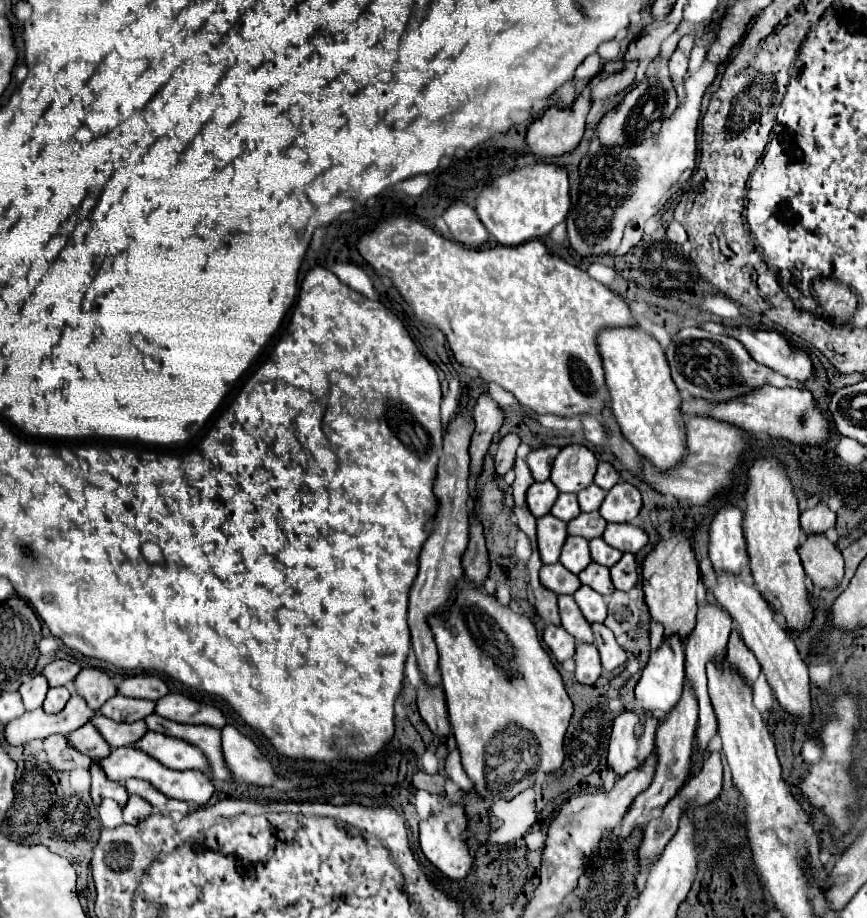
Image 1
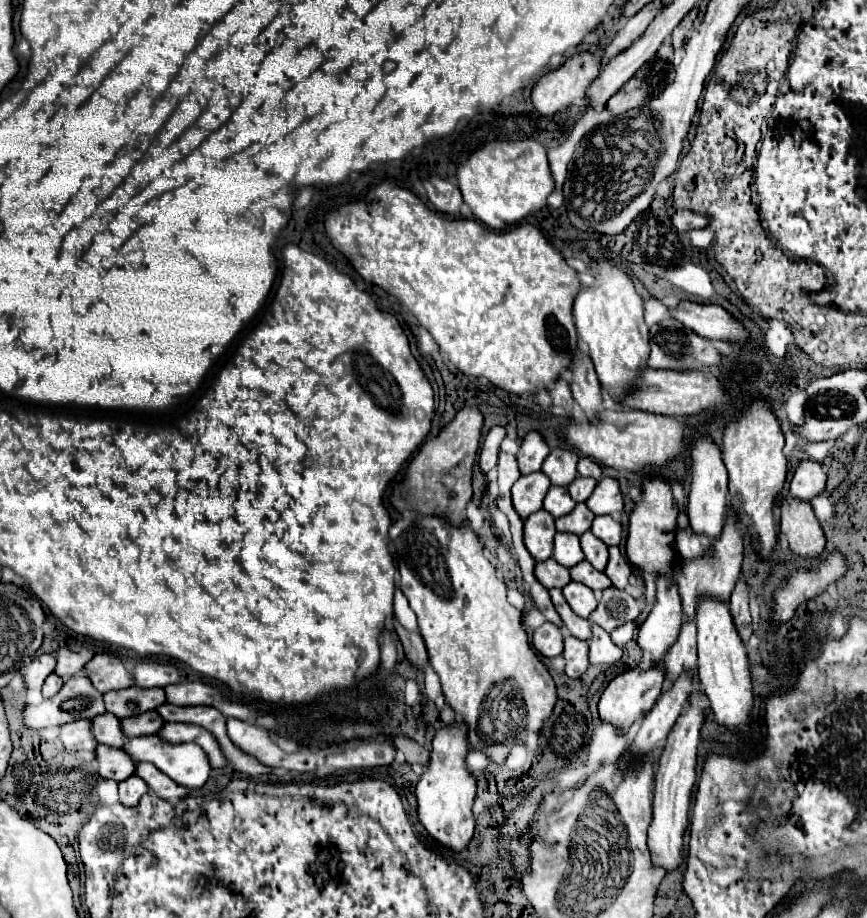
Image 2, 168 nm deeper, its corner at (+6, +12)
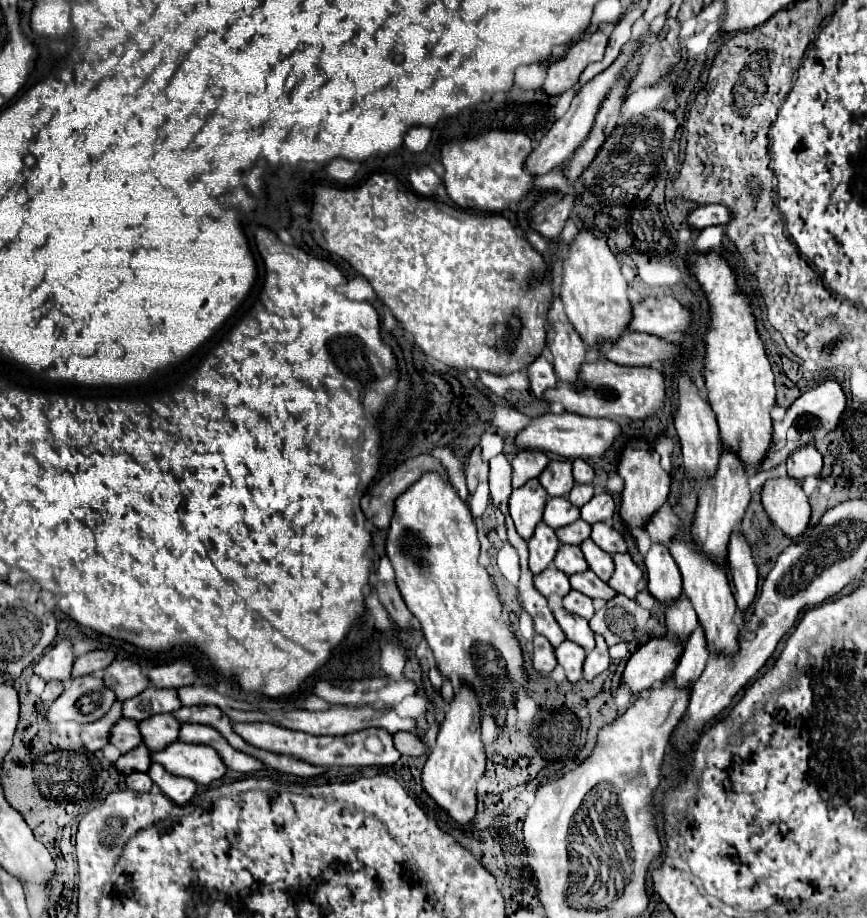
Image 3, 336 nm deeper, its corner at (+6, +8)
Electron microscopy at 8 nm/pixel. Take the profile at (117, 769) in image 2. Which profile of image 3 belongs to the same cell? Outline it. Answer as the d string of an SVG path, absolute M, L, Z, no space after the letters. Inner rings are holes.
M145 746L133 748L131 752L119 756L119 760L115 762L115 768L121 774L131 774L131 772L147 772L149 770L149 750Z

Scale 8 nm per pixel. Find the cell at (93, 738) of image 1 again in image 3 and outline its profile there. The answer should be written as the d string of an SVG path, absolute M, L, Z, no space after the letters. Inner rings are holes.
M117 720L109 732L109 744L119 748L123 754L137 748L141 744L141 736L137 732L137 722L133 720Z

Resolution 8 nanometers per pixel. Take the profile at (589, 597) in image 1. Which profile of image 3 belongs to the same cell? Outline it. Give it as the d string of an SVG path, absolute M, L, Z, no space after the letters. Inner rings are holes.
M571 590L565 598L563 598L563 608L569 610L571 614L577 614L585 620L589 620L593 614L595 614L595 608L593 608L593 600L577 590Z

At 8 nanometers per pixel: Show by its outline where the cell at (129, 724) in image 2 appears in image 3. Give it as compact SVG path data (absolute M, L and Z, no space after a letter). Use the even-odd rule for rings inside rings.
M157 714L157 716L151 716L149 720L141 720L137 728L141 732L143 744L149 750L157 750L177 740L179 726L181 724L177 724L177 720L173 720L171 714Z

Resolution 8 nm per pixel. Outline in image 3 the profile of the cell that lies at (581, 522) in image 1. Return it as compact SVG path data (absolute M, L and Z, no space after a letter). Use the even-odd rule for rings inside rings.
M579 518L573 524L567 524L563 528L557 528L555 534L557 534L557 538L559 538L561 544L581 544L583 540L589 538L591 526L585 520Z

